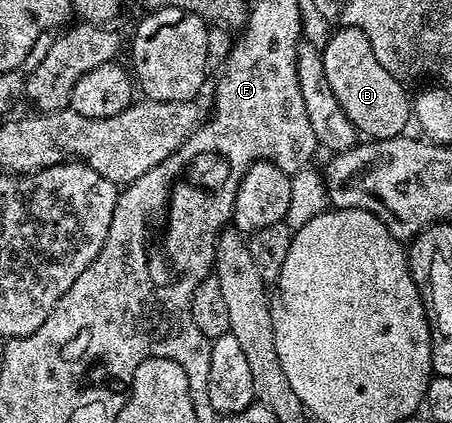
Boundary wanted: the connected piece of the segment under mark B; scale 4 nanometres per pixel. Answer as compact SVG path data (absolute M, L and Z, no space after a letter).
M352 26L336 29L332 33L323 56L323 75L337 96L341 108L353 120L360 135L371 140L398 138L413 122L413 102L403 91L404 83L394 78L373 56L373 48L365 36Z

